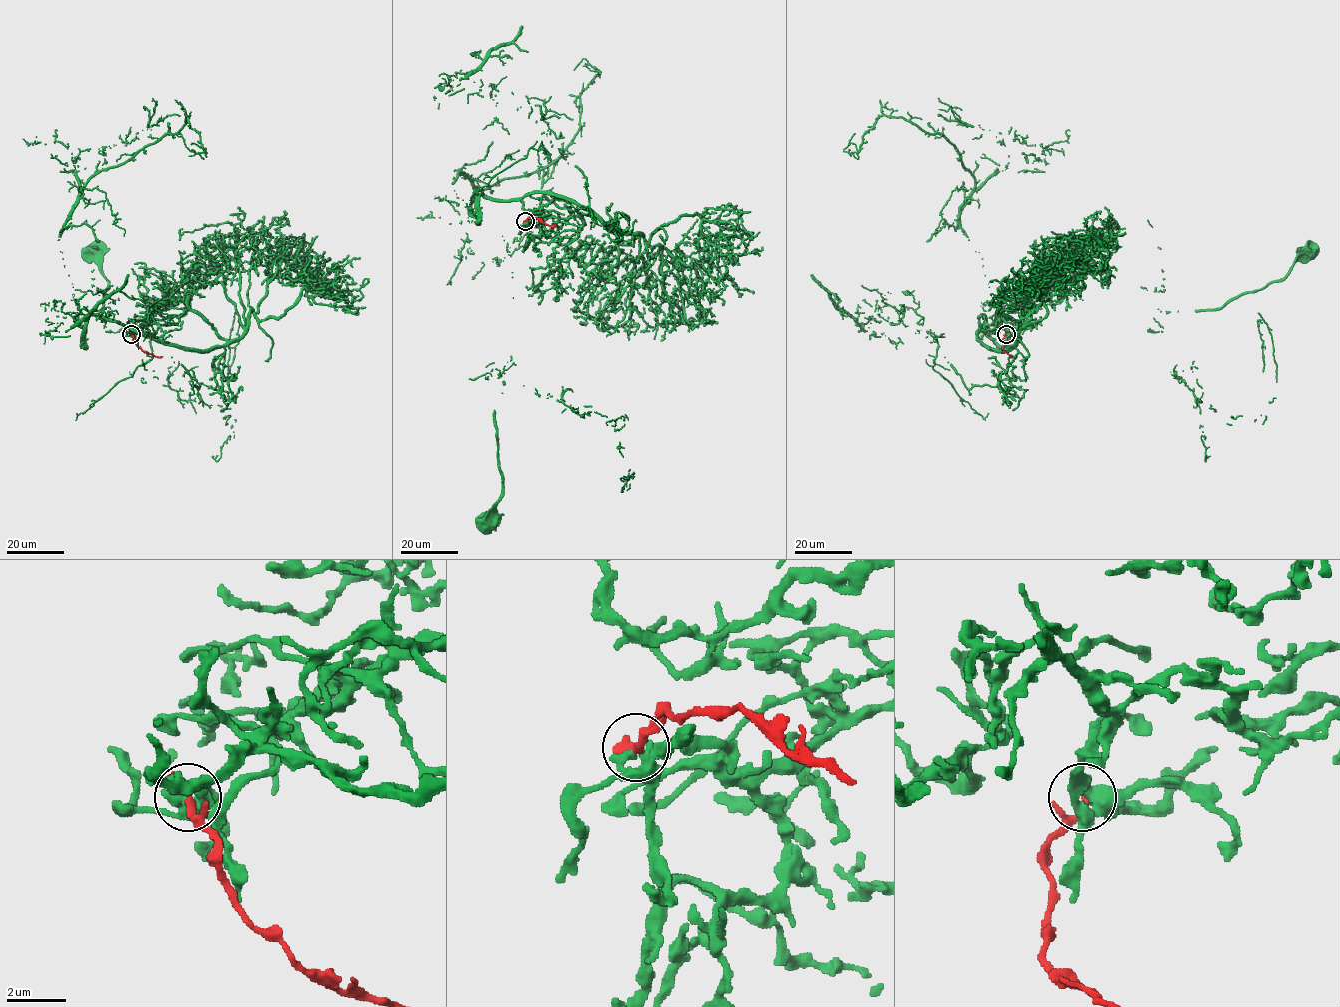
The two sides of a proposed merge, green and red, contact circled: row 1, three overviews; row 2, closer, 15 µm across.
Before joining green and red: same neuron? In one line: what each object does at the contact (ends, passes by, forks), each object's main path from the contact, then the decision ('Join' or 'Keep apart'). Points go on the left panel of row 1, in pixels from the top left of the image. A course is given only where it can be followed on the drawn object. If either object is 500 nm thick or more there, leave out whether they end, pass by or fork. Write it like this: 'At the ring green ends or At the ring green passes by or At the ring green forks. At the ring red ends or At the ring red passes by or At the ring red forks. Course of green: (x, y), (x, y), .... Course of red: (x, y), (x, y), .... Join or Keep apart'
At the ring green ends. At the ring red ends. Course of green: (132, 334), (189, 306), (118, 298), (109, 311), (100, 311), (108, 280), (91, 252). Course of red: (132, 334), (142, 349), (163, 357). Keep apart

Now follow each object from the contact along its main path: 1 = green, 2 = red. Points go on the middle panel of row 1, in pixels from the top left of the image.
1: (526, 222), (576, 216), (583, 225), (554, 248), (552, 265), (512, 272), (494, 410), (502, 495), (485, 524)
2: (526, 221), (536, 217), (557, 227)

